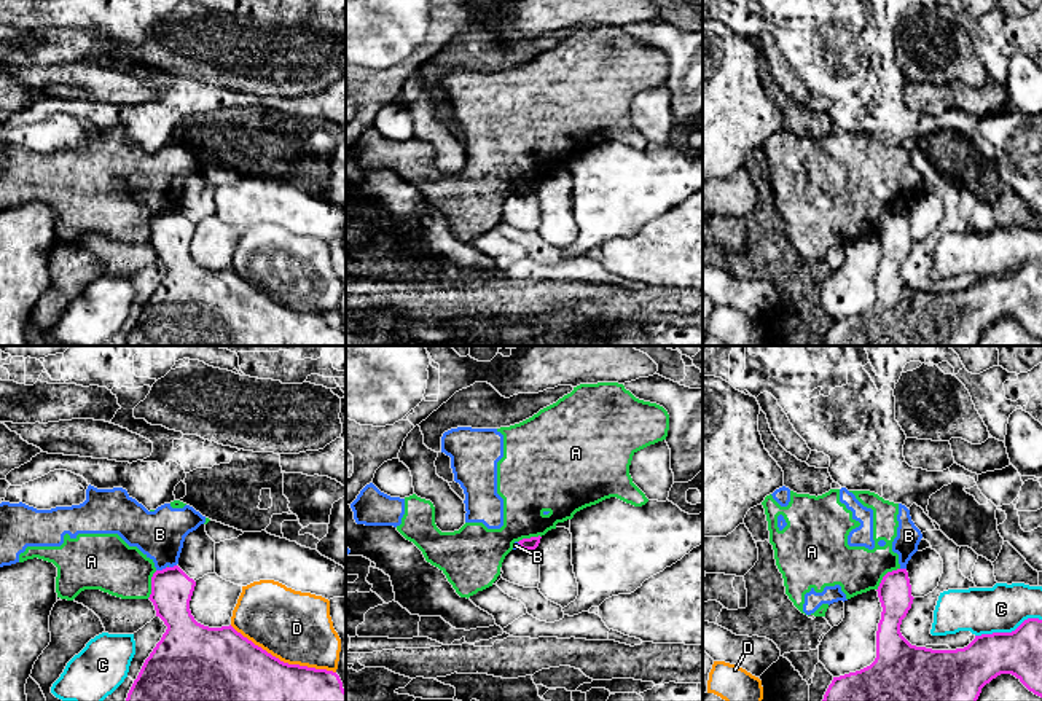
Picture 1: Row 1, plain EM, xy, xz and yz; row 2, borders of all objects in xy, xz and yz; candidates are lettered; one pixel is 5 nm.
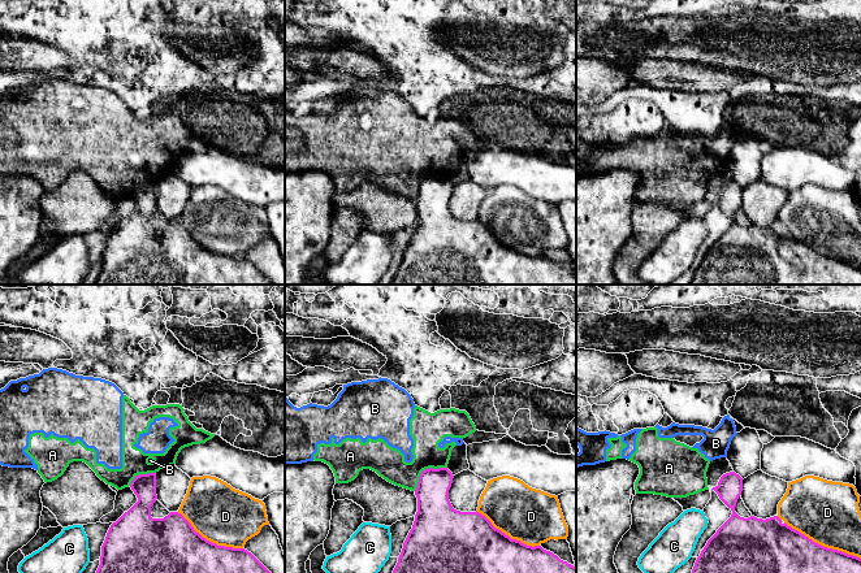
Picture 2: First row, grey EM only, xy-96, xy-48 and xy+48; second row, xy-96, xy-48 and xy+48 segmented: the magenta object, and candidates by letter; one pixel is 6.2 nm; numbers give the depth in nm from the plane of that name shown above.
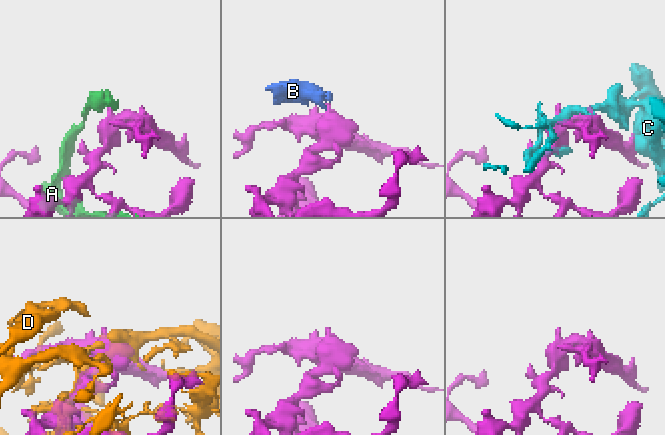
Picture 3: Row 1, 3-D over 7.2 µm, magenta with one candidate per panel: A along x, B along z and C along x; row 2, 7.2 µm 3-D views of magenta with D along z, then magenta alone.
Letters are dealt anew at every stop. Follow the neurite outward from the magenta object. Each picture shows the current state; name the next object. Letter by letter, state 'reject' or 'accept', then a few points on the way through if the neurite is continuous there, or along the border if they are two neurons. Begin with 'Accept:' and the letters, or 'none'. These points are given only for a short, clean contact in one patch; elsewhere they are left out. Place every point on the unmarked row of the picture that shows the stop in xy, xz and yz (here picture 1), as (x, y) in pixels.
Accept: none
A: reject | along yz (899, 211), (888, 215), (877, 233)
B: reject | along xy (166, 209), (156, 214)
C: reject
D: reject

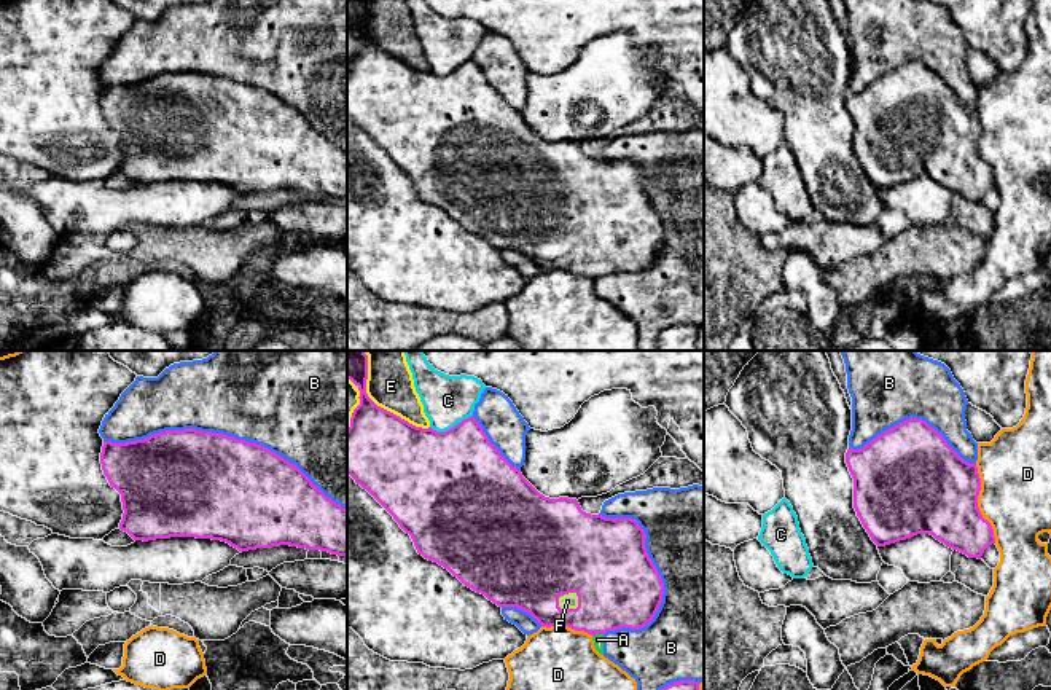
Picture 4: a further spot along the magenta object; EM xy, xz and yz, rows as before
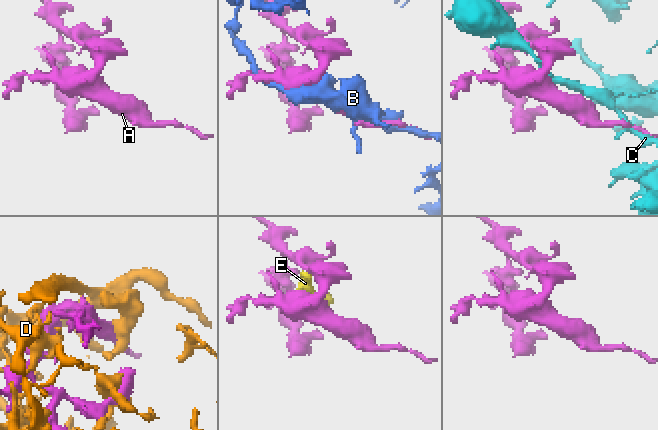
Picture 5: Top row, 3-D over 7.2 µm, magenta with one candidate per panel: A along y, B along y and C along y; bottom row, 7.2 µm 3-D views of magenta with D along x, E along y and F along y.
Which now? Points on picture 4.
Accept: F
A: reject | along xz (602, 276), (593, 279)
B: reject
C: reject
D: reject
E: reject
F: accept | across xz (543, 192), (564, 220), (564, 236), (567, 244)

